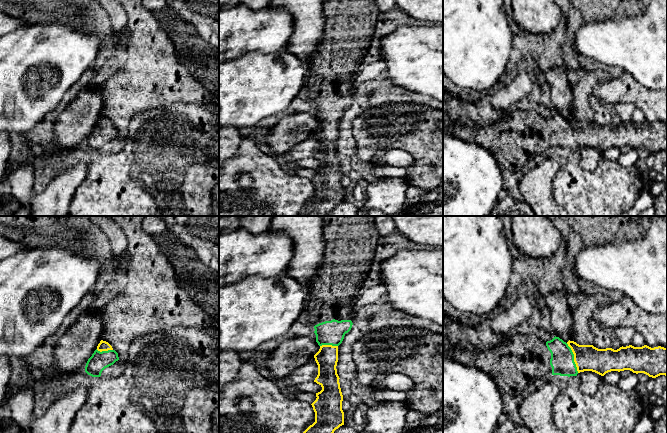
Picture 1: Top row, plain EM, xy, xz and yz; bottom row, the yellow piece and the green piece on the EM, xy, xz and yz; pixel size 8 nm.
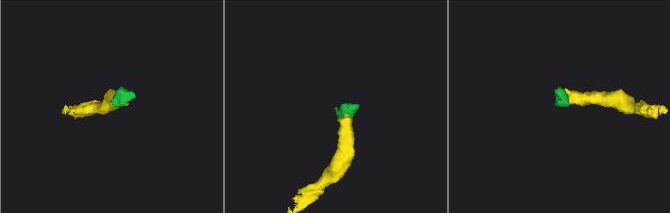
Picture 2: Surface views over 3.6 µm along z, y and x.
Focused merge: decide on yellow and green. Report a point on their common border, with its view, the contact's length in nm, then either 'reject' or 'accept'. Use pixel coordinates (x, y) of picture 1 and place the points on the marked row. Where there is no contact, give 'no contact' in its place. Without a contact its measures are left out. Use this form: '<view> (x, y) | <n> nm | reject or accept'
yz (574, 358) | 260 nm | accept

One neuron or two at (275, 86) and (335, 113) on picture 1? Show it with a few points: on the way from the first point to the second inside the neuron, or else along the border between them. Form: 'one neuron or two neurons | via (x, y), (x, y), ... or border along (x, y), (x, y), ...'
two neurons | border along (306, 66), (303, 86)

